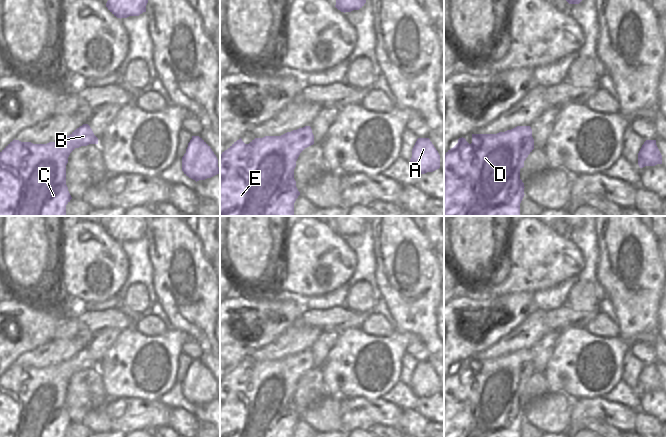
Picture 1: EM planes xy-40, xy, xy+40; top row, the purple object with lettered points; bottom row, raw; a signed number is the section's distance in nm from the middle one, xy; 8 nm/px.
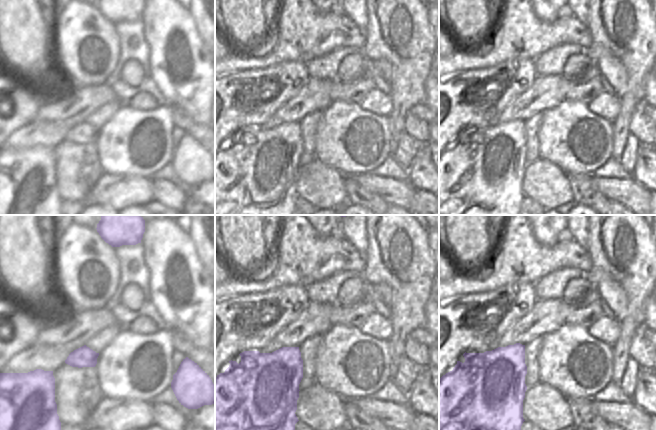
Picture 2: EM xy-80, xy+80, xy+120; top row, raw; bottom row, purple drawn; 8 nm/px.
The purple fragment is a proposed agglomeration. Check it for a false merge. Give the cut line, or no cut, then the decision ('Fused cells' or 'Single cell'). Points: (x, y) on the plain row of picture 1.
No split. Single cell.

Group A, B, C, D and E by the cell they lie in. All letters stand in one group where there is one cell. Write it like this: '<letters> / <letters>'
A B C D E

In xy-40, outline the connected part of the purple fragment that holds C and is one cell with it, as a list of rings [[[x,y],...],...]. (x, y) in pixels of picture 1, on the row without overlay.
[[[83,348],[65,362],[47,368],[33,368],[31,366],[21,366],[15,363],[10,366],[0,376],[0,437],[66,437],[66,429],[72,423],[66,409],[66,389],[68,387],[68,381],[75,372],[87,370],[89,368],[98,368],[98,362],[94,359],[88,348]]]

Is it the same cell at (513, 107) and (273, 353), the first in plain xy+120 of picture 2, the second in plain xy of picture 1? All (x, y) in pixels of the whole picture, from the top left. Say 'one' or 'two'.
one

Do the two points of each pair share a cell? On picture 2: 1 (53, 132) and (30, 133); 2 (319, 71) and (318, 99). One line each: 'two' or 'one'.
1: one
2: two

